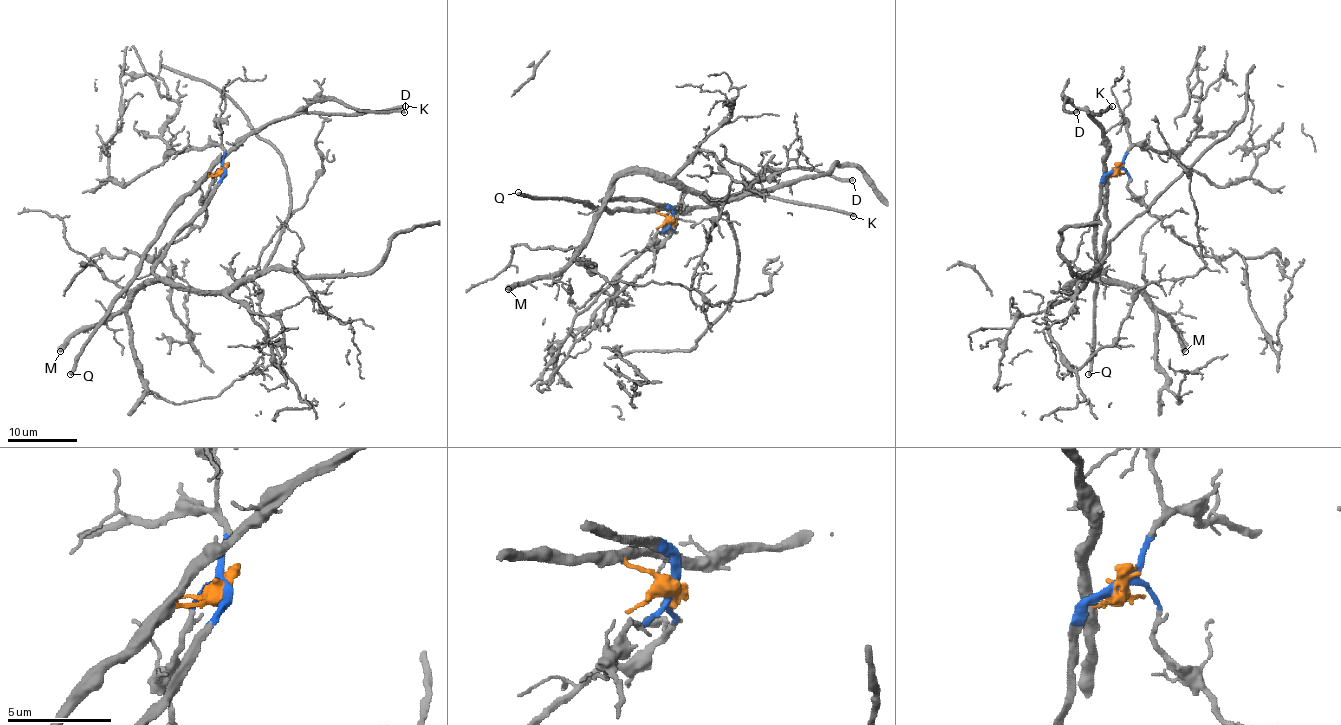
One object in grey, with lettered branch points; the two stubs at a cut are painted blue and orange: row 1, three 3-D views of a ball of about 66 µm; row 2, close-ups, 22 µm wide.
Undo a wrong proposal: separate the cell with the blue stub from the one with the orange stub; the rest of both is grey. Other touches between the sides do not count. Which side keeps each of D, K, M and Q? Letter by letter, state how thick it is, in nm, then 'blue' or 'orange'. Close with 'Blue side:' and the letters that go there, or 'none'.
D: 280 nm thick; orange
K: 360 nm thick; orange
M: 500 nm thick; blue
Q: 360 nm thick; orange
Blue side: M

